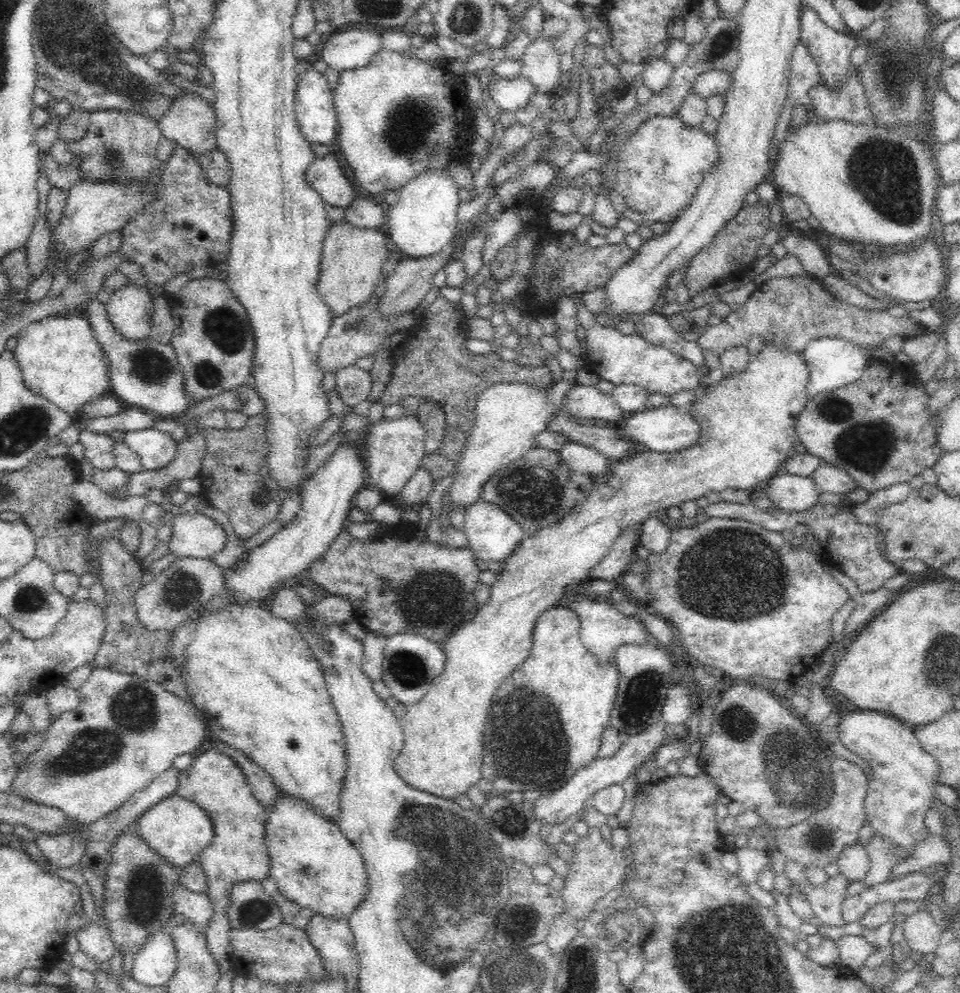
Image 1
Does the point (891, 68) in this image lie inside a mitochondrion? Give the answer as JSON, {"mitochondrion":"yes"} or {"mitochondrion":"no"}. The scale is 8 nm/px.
{"mitochondrion":"yes"}

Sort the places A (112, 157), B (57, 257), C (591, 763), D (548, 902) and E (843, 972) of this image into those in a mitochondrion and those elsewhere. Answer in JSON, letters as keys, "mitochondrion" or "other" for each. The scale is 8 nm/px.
{"A":"mitochondrion","B":"other","C":"other","D":"other","E":"other"}

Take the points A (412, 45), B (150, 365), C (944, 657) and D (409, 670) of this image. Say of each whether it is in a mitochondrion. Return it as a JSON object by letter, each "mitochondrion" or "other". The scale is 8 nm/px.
{"A":"other","B":"mitochondrion","C":"mitochondrion","D":"mitochondrion"}

